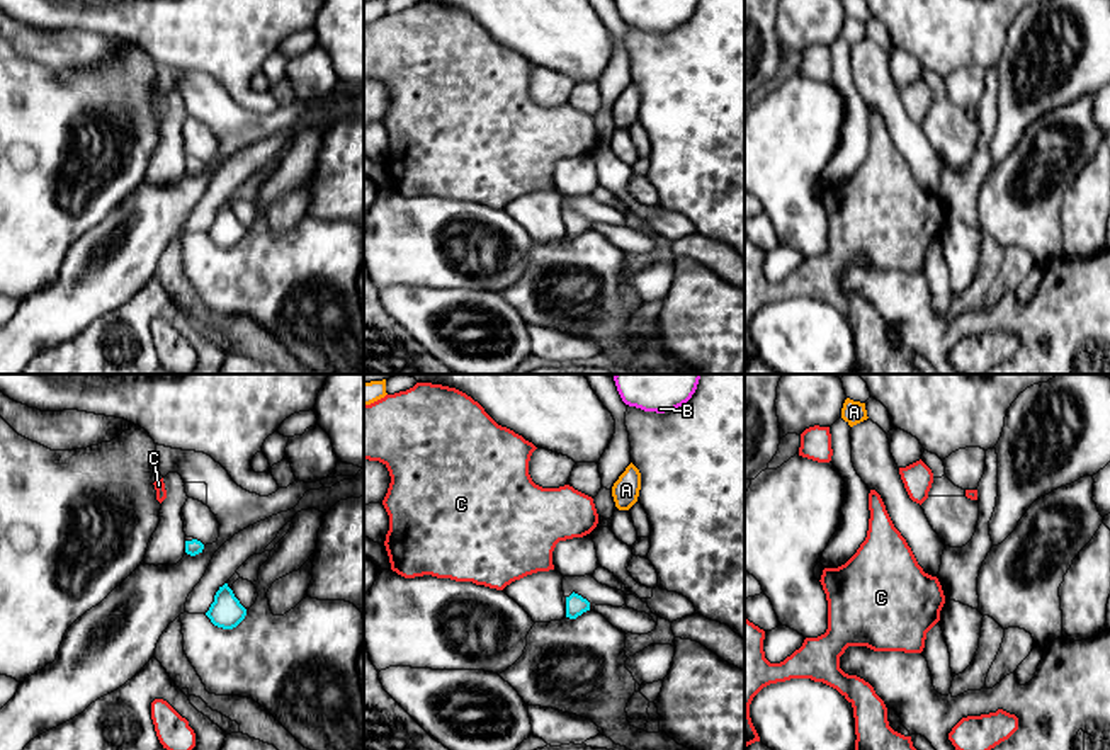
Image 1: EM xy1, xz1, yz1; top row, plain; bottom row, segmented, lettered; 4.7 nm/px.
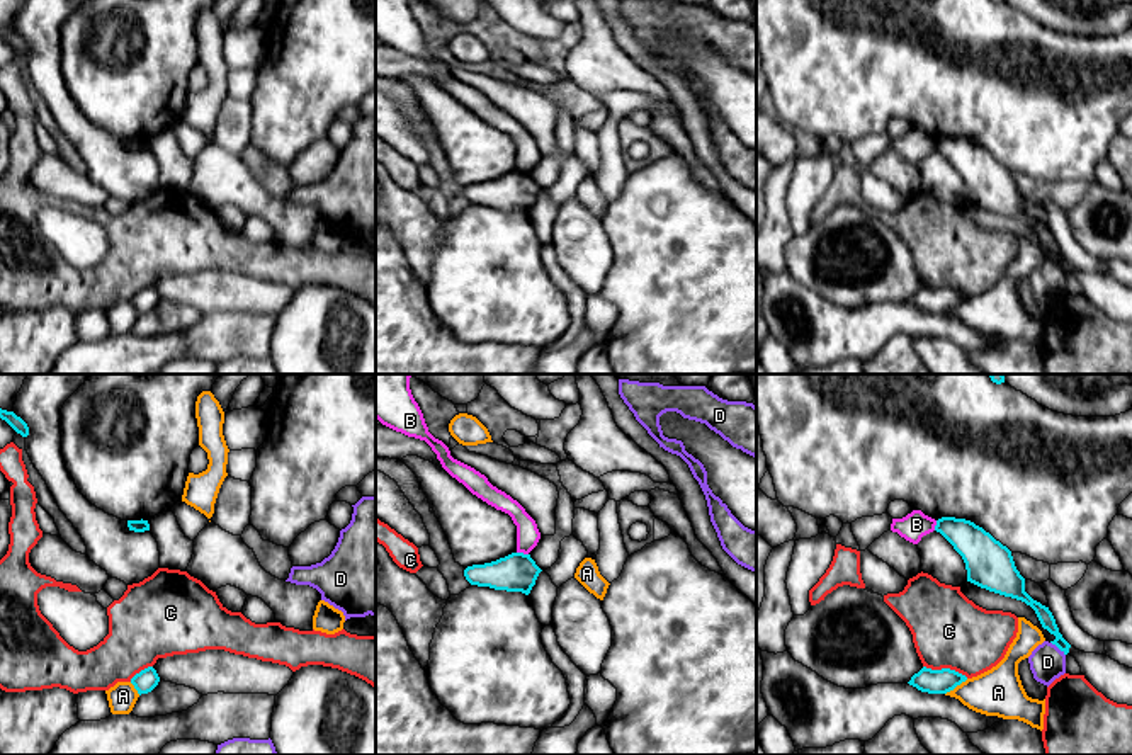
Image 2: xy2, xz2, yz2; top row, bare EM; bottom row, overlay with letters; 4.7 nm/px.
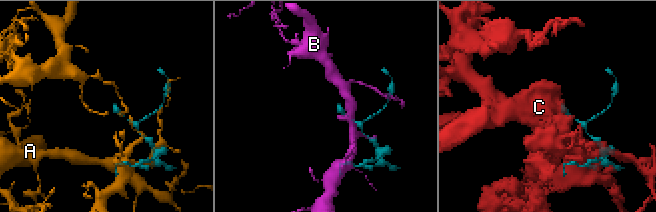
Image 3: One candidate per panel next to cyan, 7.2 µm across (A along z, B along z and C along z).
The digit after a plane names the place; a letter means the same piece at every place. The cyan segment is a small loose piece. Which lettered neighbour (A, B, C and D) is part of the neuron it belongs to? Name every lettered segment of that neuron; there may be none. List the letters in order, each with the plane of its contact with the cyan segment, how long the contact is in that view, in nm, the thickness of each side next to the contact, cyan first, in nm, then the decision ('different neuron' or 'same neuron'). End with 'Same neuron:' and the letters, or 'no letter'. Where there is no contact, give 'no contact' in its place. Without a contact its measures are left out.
A: yz2 | 130 nm | 120/220 nm | different neuron
B: xz2 | 60 nm | 190/110 nm | different neuron
C: yz2 | 220 nm | 120/360 nm | different neuron
D: yz2 | 100 nm | 70/170 nm | different neuron
Same neuron: no letter

